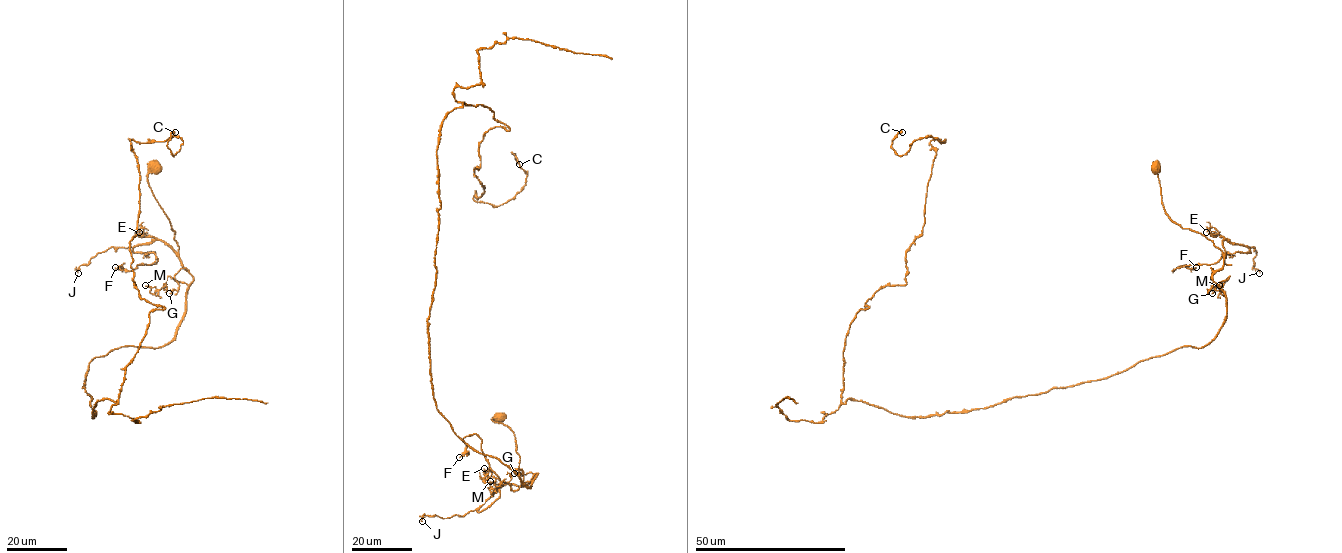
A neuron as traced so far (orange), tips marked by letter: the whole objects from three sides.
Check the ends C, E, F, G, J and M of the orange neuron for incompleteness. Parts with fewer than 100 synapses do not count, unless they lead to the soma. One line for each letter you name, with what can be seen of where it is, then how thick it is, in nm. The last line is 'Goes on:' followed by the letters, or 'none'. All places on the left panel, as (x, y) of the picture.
Goes on: none

